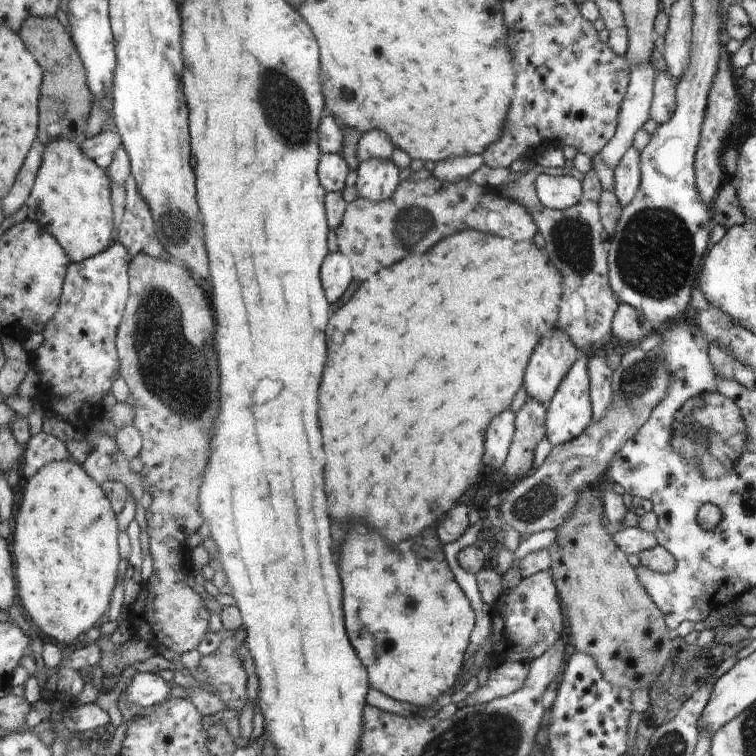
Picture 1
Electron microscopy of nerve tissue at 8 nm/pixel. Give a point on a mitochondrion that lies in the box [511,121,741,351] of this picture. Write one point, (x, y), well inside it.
(656, 252)

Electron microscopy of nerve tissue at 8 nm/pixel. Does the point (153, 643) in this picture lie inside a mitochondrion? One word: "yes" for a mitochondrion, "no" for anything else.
no

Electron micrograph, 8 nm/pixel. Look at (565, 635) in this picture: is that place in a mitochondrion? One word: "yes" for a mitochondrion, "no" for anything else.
no

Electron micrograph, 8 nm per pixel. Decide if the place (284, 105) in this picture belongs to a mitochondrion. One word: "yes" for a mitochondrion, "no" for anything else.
yes

